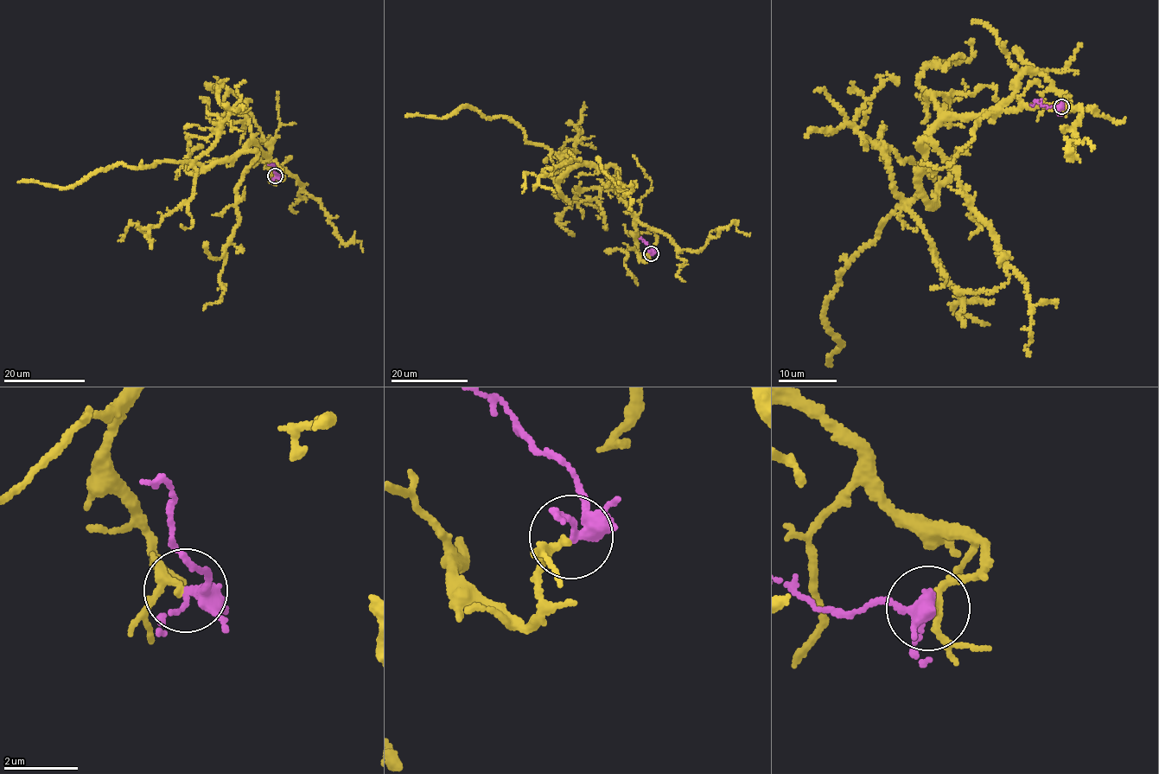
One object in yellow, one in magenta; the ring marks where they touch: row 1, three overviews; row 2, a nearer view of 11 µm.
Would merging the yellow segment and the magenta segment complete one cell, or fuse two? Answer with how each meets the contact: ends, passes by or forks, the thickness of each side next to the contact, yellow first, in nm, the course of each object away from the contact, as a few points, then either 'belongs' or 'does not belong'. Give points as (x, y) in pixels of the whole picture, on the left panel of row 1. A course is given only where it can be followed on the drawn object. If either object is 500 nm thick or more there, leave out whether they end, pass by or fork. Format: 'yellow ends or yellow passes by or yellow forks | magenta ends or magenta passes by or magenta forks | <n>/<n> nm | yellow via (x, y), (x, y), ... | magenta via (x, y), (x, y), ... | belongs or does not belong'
yellow passes by | magenta forks | 190/280 nm | yellow via (275, 176), (267, 162), (273, 140), (266, 155), (253, 142), (209, 166), (115, 163), (61, 188), (17, 182) | magenta via (275, 176), (277, 174), (273, 164), (269, 164) | belongs

